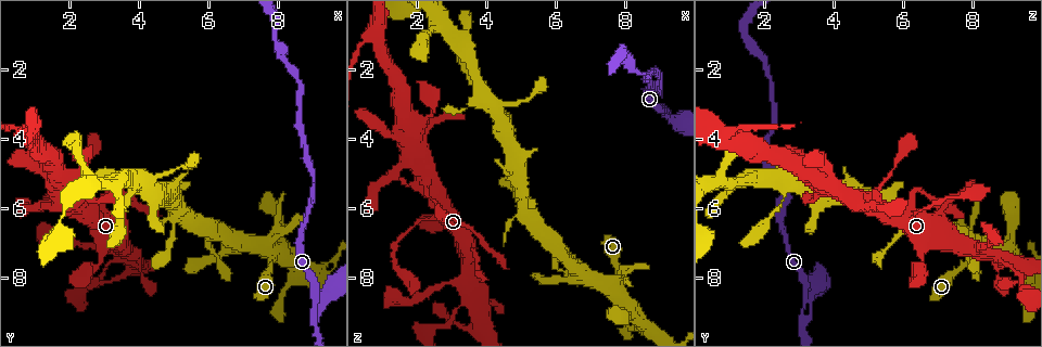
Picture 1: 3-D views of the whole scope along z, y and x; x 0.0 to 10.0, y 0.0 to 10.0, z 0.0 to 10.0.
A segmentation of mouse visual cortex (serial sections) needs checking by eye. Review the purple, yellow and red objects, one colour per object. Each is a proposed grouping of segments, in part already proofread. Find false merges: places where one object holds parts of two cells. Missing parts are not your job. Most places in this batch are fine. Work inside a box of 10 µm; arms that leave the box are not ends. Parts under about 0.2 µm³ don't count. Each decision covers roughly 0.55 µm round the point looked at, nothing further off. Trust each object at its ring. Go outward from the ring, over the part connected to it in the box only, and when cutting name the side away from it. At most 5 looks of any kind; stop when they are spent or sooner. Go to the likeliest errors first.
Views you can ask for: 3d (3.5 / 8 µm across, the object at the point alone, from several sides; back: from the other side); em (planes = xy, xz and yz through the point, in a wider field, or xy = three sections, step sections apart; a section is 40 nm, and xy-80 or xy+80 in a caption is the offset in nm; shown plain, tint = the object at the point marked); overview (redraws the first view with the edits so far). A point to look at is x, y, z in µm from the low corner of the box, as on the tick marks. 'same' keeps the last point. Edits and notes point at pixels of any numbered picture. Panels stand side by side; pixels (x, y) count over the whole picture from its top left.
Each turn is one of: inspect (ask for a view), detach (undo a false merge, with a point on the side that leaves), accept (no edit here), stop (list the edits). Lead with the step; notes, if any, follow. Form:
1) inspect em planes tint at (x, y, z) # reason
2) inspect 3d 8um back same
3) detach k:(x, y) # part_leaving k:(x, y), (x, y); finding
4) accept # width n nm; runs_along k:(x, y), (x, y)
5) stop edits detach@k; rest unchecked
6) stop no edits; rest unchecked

inspect 3d 3.5um at (9.15, 8.65, 3.25) # calibre changes

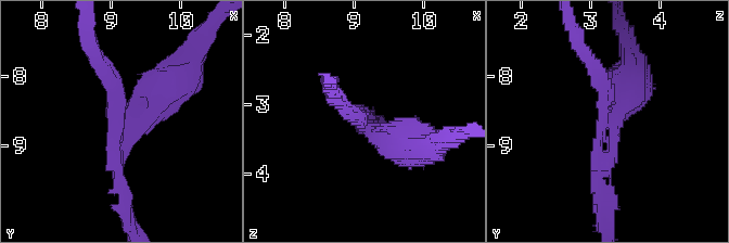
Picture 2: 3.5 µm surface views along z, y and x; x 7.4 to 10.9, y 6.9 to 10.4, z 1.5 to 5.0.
inspect em xy step 2 tint at (9.20, 8.60, 3.30) # arms 3; arm_widths 200, 250, 500 nm

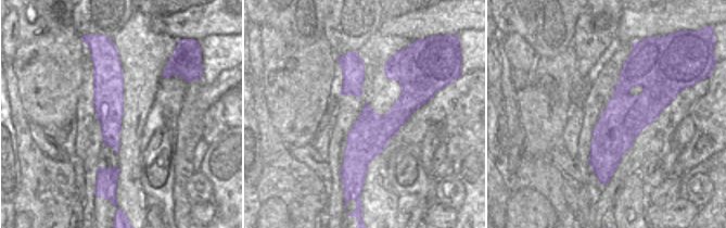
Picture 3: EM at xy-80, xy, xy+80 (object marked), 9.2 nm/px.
inspect em planes tint same # another direction

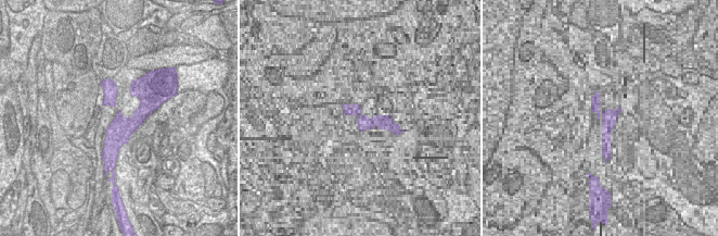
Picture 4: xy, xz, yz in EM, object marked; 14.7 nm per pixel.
detach 2:(162, 99) # part_leaving 2:(127, 118), (177, 75), (177, 49); a second cell is stuck on

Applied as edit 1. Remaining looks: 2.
inspect 3d 3.5um at (8.05, 7.00, 9.10) # abrupt turn

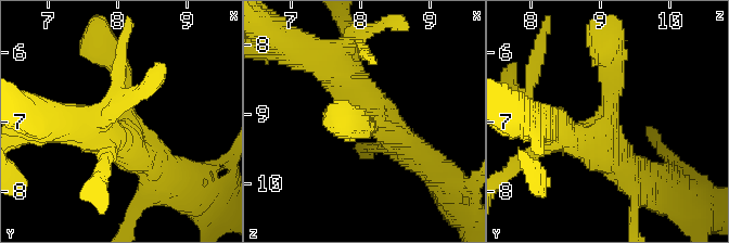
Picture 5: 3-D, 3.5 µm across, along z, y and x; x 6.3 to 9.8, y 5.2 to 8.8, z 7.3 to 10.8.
accept # runs_along 5:(554, 133), (593, 143), (608, 124), (608, 53); one cell here

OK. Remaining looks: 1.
stop edits detach@2; rest unchecked

